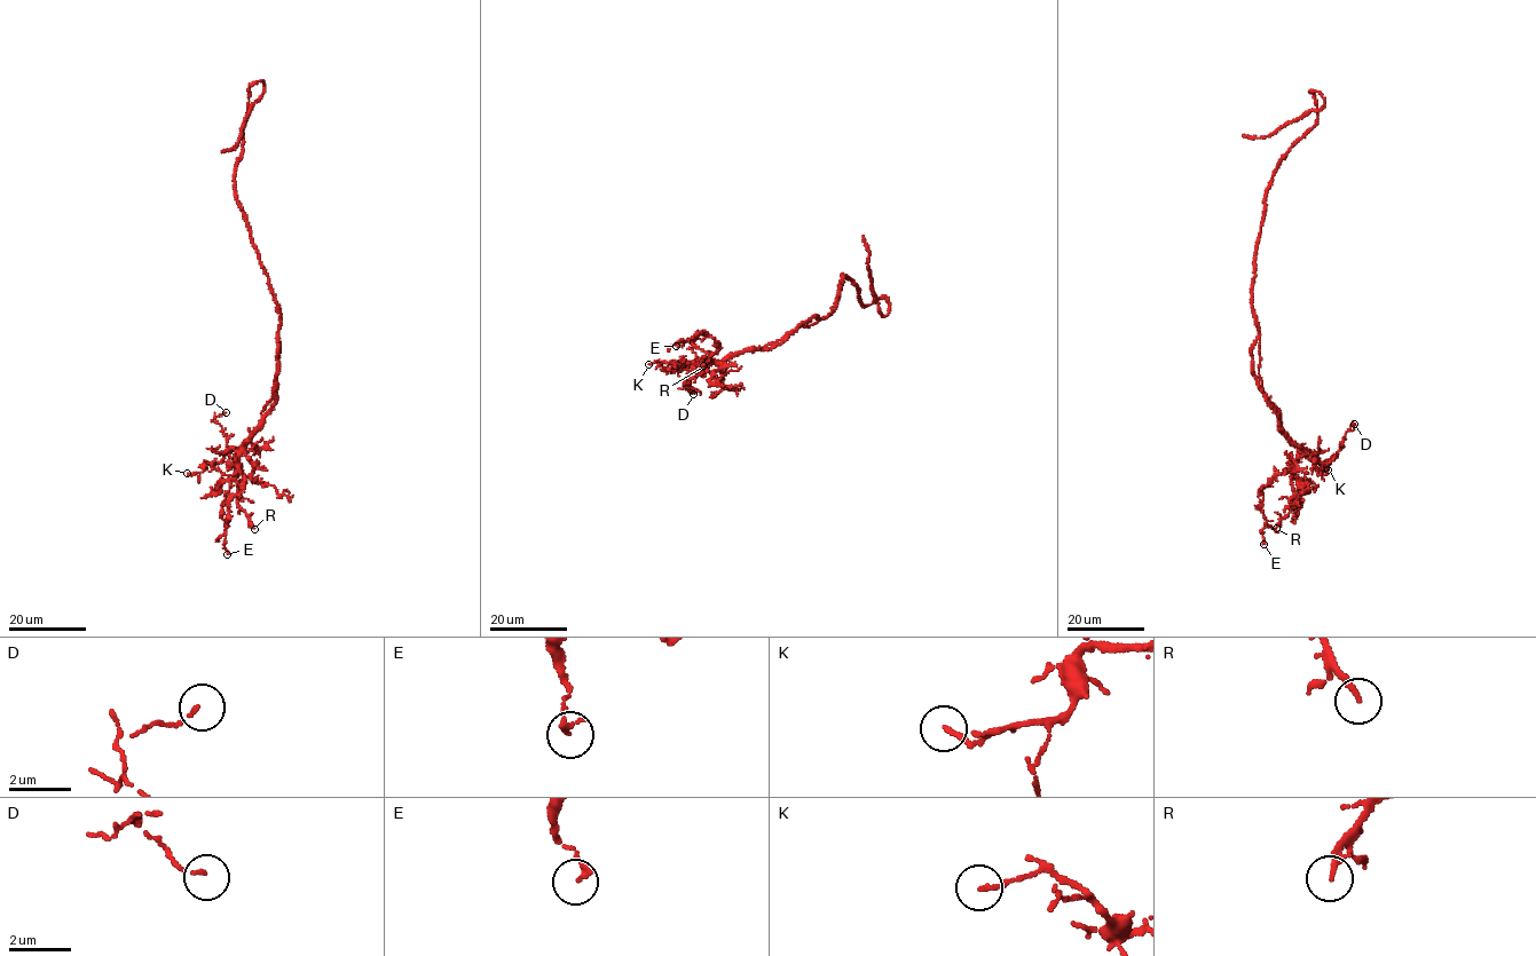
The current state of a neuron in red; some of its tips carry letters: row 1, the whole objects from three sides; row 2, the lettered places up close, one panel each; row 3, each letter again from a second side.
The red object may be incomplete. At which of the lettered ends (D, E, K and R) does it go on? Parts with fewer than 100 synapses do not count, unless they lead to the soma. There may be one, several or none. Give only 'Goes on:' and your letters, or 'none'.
Goes on: none

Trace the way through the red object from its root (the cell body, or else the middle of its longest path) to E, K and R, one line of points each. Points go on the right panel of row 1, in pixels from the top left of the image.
E: (1254, 270), (1251, 300), (1262, 392), (1298, 453), (1296, 466), (1261, 491), (1263, 544)
K: (1254, 270), (1251, 300), (1262, 392), (1281, 413), (1290, 442), (1328, 469)
R: (1254, 270), (1251, 300), (1262, 392), (1298, 453), (1291, 478), (1294, 504), (1276, 528)

